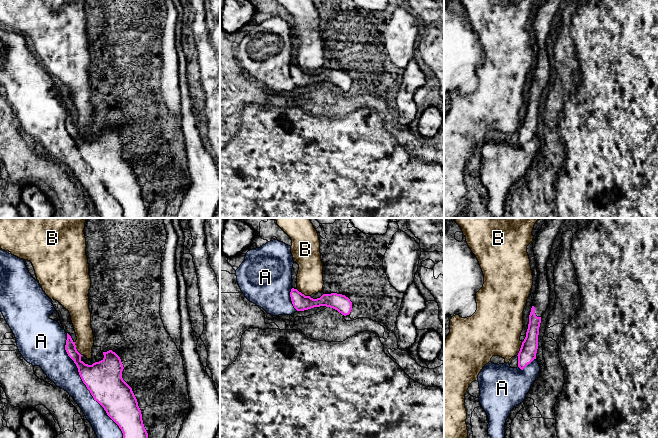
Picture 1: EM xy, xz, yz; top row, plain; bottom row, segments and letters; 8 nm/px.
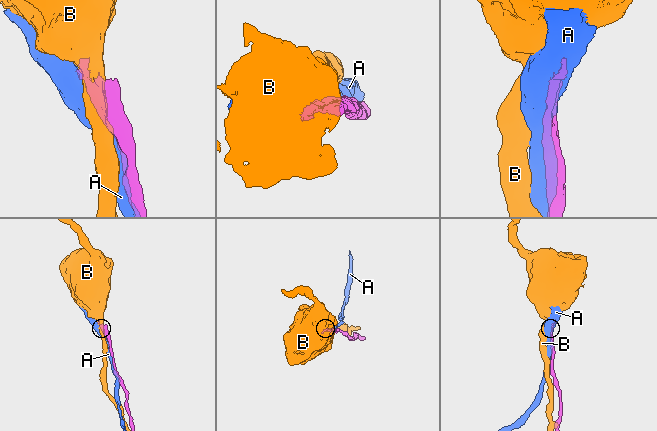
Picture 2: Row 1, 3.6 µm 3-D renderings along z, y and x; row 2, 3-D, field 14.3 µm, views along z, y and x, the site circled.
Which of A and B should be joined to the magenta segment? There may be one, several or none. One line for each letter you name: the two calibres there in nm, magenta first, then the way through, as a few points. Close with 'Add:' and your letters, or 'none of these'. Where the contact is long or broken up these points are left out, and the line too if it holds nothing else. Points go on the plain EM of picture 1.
Add: none of these

